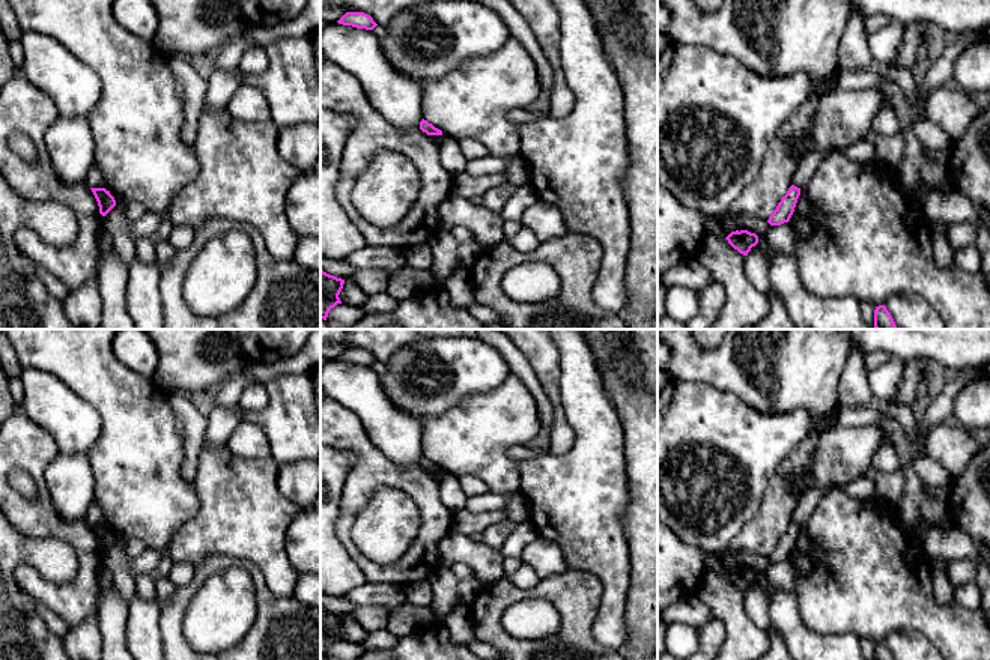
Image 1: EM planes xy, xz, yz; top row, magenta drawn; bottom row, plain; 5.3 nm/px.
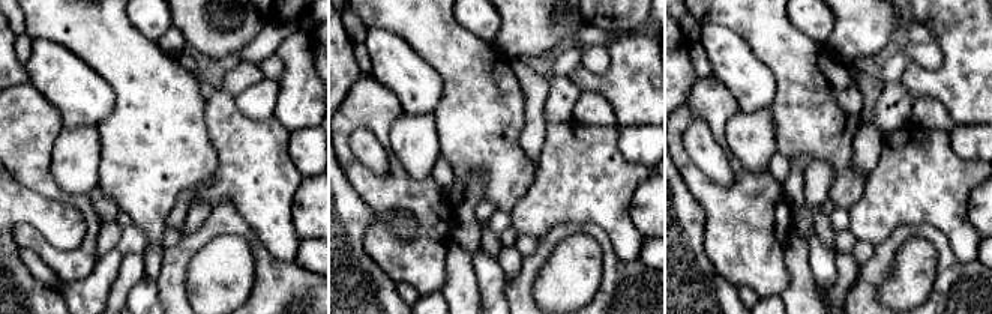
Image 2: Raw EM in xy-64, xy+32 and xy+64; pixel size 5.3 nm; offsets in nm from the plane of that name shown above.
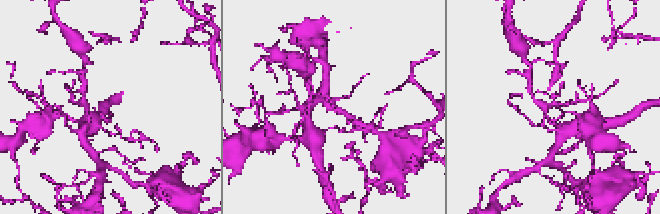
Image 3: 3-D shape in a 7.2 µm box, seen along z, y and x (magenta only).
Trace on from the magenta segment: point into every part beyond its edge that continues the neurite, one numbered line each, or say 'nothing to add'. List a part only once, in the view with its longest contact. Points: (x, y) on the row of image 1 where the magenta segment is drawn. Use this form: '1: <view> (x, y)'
nothing to add

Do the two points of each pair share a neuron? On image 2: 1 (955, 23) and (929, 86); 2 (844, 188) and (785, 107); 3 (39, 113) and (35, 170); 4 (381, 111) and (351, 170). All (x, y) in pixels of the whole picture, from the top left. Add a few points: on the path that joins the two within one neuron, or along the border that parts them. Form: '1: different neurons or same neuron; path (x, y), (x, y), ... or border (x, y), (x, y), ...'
1: same neuron; path (955, 38), (955, 60), (944, 71)
2: same neuron; path (842, 169), (841, 163), (805, 126)
3: same neuron; path (35, 126), (35, 156)
4: same neuron; path (362, 113), (344, 131), (344, 150)

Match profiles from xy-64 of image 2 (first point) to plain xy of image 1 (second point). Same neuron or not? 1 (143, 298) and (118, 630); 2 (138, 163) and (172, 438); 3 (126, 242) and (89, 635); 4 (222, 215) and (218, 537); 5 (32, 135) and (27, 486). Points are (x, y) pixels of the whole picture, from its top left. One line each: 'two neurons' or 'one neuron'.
1: two neurons
2: one neuron
3: one neuron
4: two neurons
5: two neurons

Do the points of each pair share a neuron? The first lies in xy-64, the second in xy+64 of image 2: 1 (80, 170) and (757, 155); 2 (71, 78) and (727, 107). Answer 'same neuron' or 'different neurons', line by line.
1: same neuron
2: different neurons

